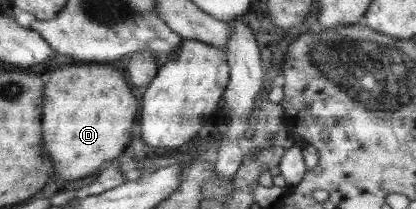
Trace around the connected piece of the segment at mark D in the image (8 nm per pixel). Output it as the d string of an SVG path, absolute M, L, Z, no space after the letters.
M105 63L65 67L50 74L49 83L45 82L43 88L43 147L45 155L53 163L53 177L61 181L75 181L97 173L105 161L123 153L131 141L138 100L133 97L130 84L123 79L123 73Z

